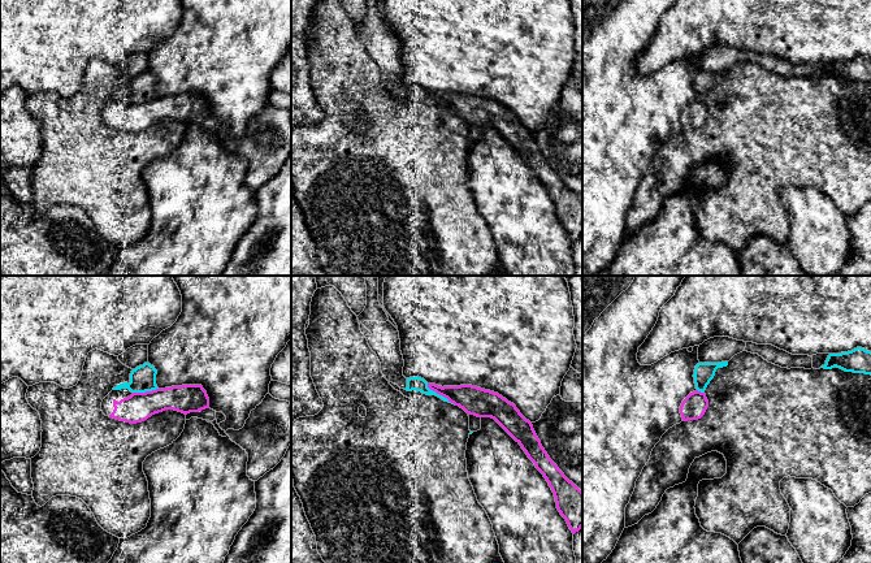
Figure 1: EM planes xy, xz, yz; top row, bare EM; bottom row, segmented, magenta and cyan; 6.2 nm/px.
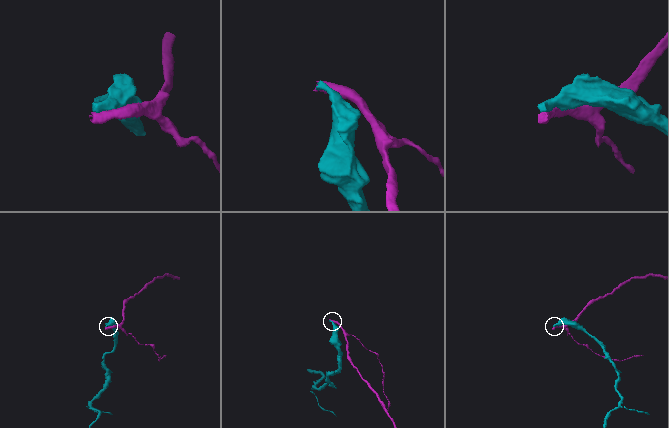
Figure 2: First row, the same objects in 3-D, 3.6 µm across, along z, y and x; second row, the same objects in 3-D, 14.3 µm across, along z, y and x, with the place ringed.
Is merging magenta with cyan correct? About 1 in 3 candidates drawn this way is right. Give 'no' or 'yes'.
no

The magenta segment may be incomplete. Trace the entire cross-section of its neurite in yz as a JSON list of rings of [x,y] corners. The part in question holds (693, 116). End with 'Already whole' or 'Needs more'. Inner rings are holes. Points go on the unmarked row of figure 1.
[[[698,99],[690,101],[680,114],[682,130],[701,127],[708,116],[708,109],[705,101]]]. Already whole

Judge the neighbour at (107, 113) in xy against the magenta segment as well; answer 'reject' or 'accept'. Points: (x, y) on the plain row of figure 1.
accept

